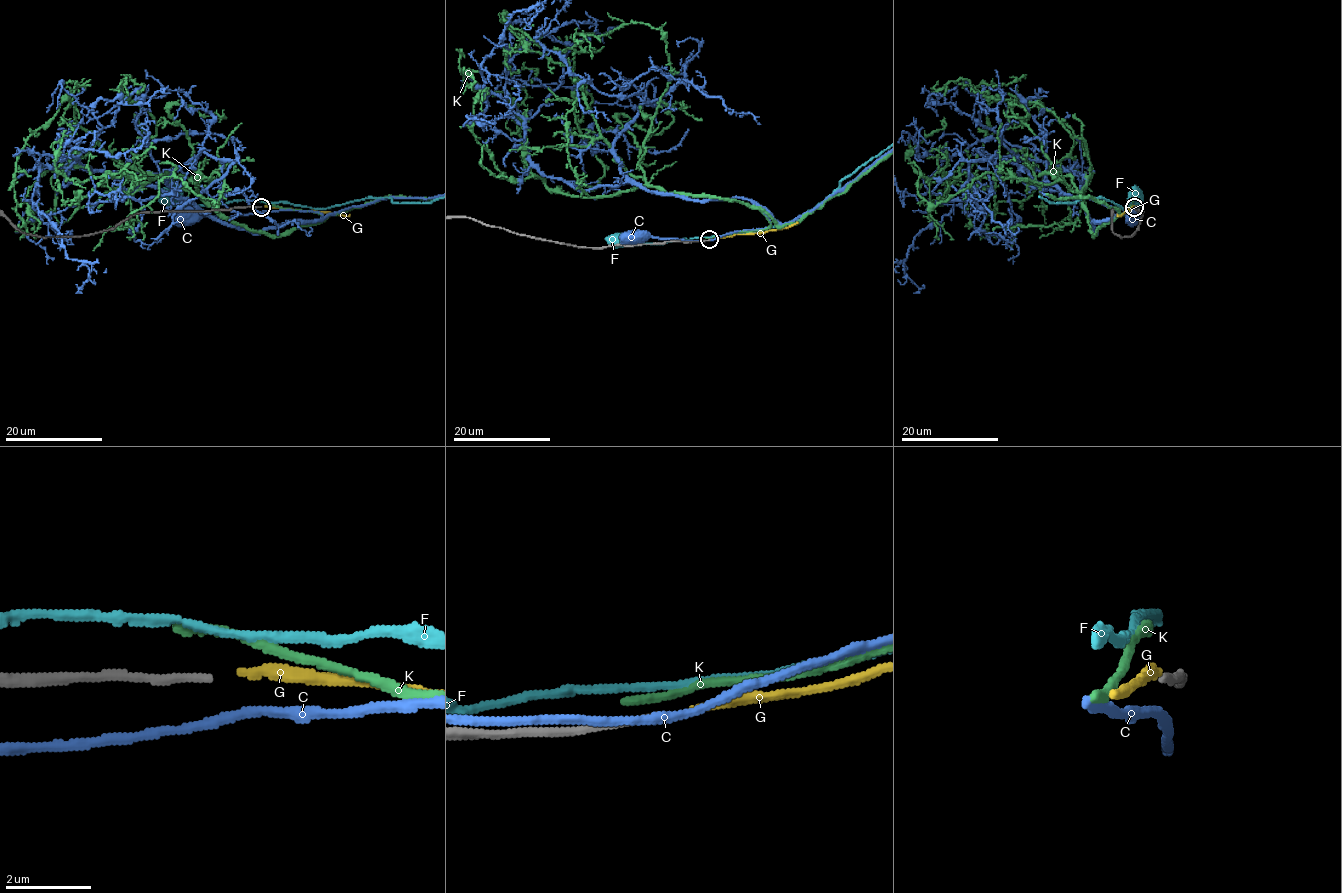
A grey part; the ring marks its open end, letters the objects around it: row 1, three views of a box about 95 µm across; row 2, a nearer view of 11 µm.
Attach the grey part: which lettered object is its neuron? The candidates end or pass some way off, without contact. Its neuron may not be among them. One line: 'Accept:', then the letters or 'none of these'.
Accept: G

